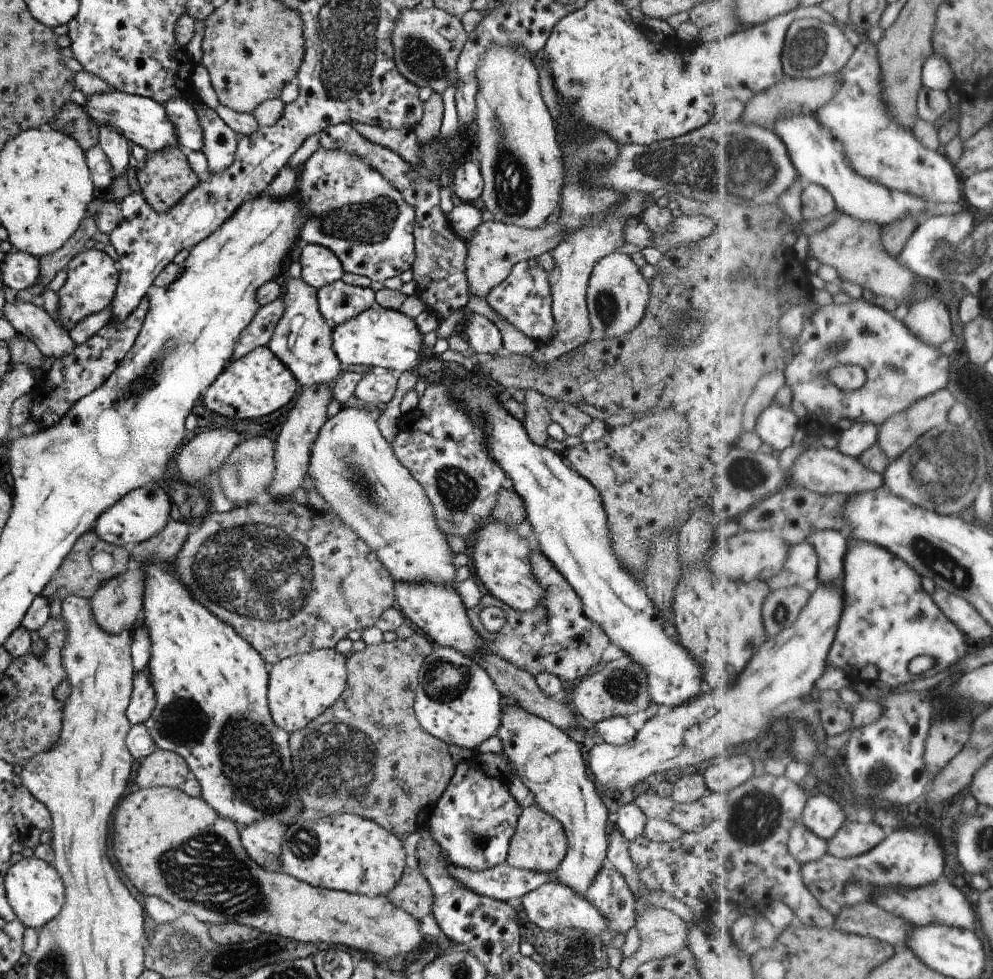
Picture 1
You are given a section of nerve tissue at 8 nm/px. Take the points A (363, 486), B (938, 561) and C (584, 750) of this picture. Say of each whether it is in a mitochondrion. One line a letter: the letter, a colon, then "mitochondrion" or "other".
A: mitochondrion
B: mitochondrion
C: other

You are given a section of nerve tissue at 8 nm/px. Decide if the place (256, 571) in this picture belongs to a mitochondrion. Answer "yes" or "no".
yes

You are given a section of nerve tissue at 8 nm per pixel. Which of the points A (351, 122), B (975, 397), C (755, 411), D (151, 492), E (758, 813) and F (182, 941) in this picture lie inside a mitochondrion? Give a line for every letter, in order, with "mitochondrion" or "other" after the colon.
A: other
B: other
C: other
D: other
E: mitochondrion
F: mitochondrion

